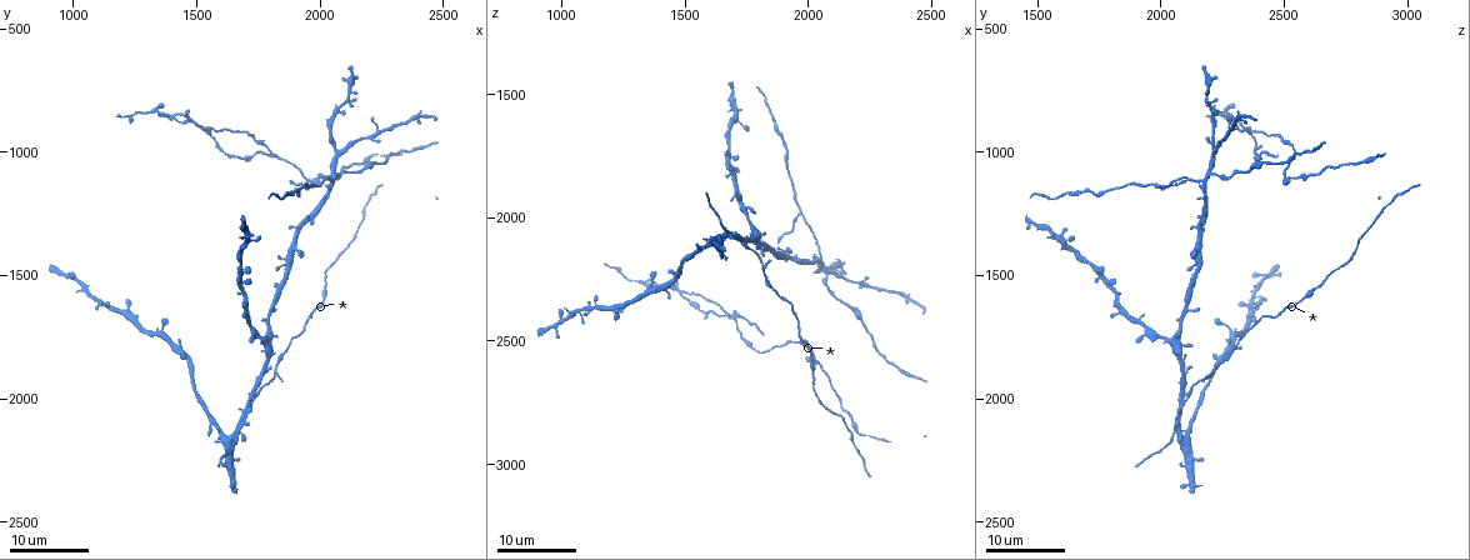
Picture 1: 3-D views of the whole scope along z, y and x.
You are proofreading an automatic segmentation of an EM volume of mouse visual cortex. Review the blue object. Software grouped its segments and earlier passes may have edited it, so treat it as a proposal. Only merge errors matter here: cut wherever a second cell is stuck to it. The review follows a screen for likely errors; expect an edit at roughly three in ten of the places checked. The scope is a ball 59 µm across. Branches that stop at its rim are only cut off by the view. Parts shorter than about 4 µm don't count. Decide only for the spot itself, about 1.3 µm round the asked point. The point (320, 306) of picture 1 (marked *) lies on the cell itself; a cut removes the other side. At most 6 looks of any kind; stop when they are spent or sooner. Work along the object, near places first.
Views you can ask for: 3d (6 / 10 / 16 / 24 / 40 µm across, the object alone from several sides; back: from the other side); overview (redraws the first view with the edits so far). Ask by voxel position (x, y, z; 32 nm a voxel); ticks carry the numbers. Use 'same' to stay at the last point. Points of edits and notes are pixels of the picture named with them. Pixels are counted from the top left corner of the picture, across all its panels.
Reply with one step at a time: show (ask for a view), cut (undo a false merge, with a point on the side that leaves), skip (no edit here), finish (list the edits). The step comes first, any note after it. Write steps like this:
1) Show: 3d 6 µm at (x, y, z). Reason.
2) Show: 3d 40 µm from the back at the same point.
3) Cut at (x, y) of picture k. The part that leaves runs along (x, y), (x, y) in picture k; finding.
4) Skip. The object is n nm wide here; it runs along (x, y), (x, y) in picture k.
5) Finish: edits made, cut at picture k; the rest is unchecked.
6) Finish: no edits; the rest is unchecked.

Show: 3d 24 µm at (1960, 1140, 1990). Three-way junction.

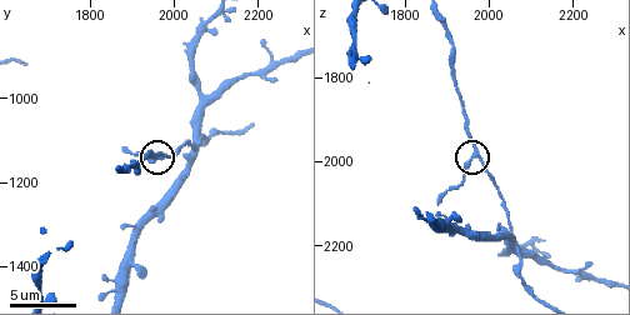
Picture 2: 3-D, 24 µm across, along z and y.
Show: 3d 10 µm at (1965, 1140, 1990).

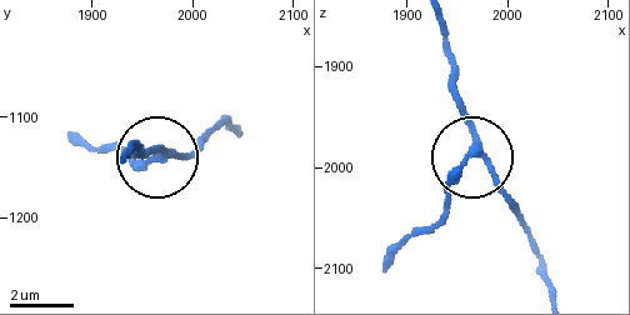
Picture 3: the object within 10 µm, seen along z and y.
Skip. 3 arms meet here; it runs along (548, 290), (529, 225), (483, 161), (466, 161), (438, 223) in picture 3; all the same cell.

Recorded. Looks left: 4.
Show: 3d 16 µm at (1490, 890, 2320). Arms part here.

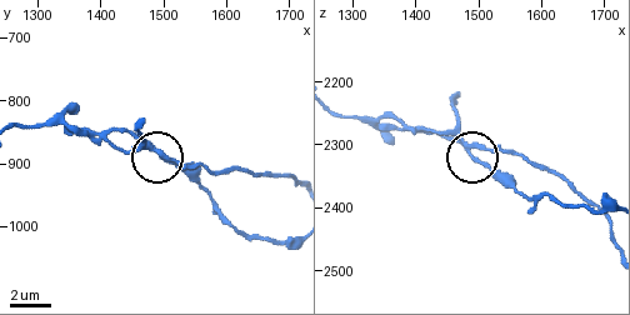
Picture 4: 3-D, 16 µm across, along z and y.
Show: 3d 6 µm at the same point. Closer look.

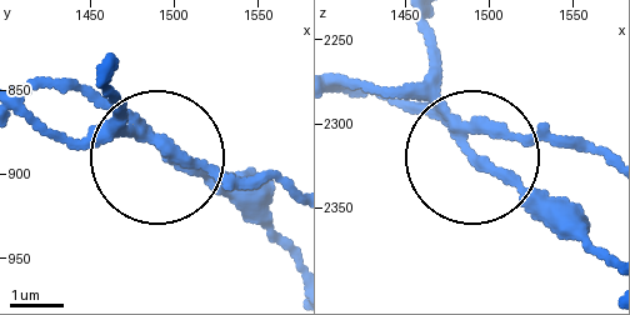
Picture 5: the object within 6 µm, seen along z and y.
Skip. The object is 190 nm wide here; it runs along (288, 193), (180, 166), (78, 81) in picture 5; one cell here.

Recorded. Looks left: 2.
Show: 3d 24 µm at (1660, 2130, 2060).

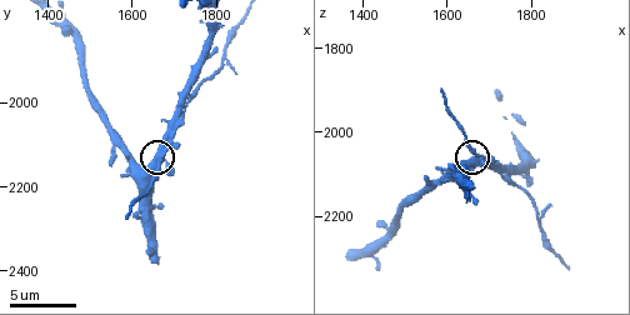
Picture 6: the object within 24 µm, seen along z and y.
Show: 3d 10 µm at the same point.

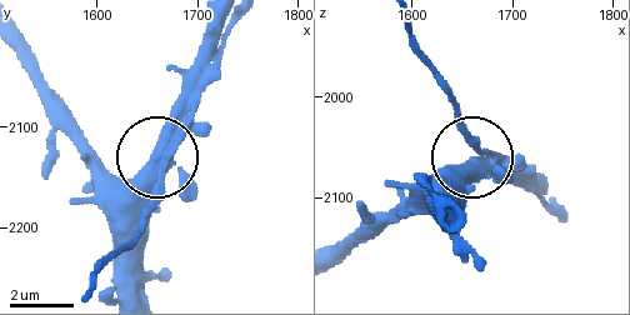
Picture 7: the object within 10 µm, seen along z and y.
Skip. It runs along (549, 195), (533, 179), (476, 163), (460, 109) in picture 7; all the same cell.

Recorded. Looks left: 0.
Finish: no edits; the rest is unchecked.

